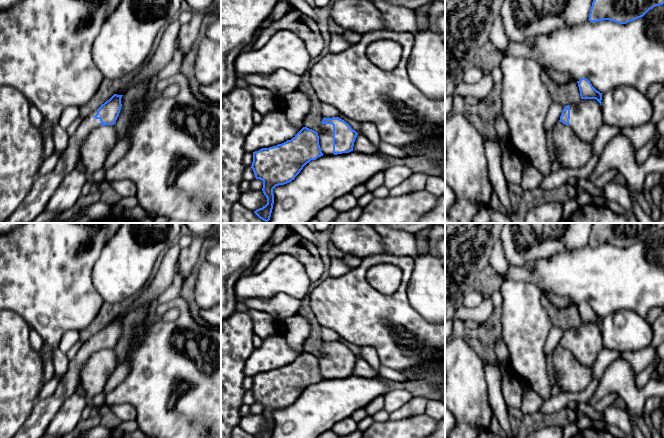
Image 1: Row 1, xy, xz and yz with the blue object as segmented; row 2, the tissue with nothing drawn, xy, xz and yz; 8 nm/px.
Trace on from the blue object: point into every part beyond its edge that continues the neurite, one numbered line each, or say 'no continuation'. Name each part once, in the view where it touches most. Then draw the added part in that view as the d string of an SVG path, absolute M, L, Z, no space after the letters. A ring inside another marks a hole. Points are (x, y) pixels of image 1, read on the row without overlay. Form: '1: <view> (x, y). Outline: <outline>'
1: xz (325, 358). Outline: M321 347L320 355L317 357L319 360L319 369L323 379L333 380L333 349Z

